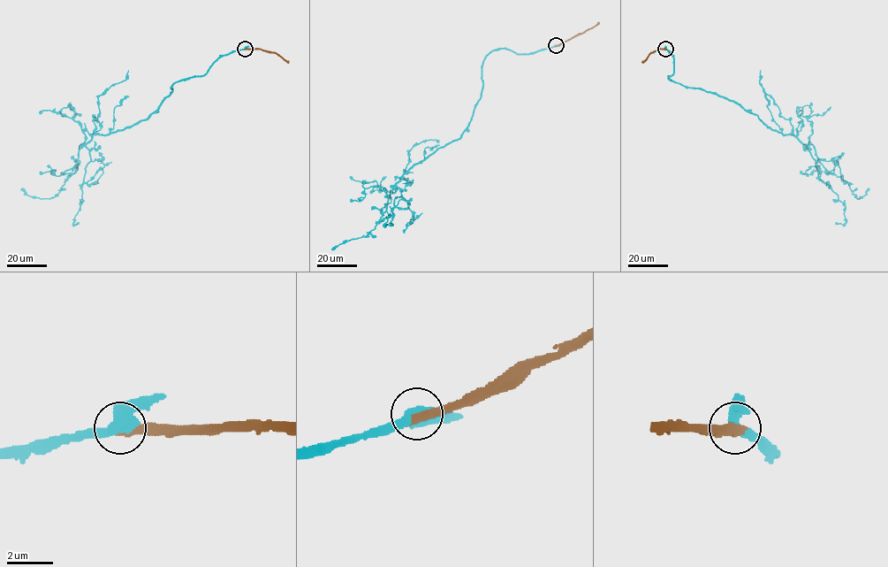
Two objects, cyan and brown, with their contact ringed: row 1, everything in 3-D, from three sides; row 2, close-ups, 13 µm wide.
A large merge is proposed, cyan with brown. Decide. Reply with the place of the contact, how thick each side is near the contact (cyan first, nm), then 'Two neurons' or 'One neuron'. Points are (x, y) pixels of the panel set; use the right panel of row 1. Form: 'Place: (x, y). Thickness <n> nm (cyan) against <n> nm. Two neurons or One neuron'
Place: (665, 49). Thickness 460 nm (cyan) against 440 nm. One neuron

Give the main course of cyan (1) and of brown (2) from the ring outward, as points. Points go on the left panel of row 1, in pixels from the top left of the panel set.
1: (245, 49), (175, 82), (146, 118), (81, 144), (77, 170), (54, 197), (20, 188)
2: (245, 49), (272, 52), (289, 62)

